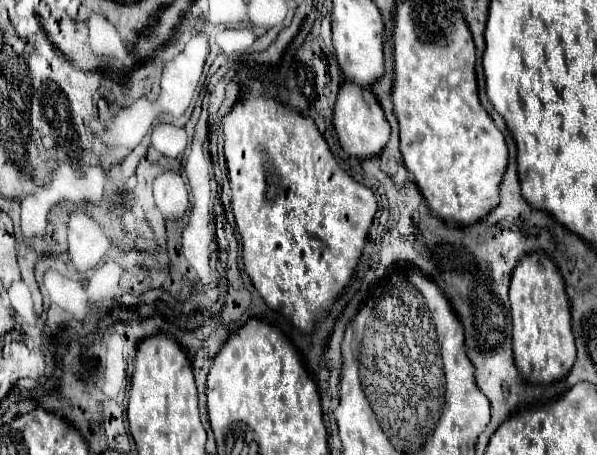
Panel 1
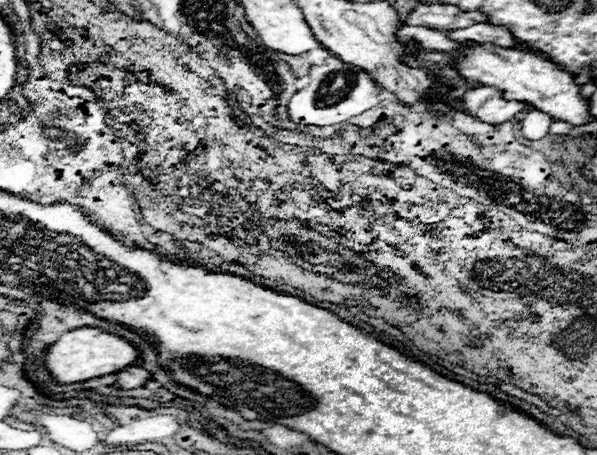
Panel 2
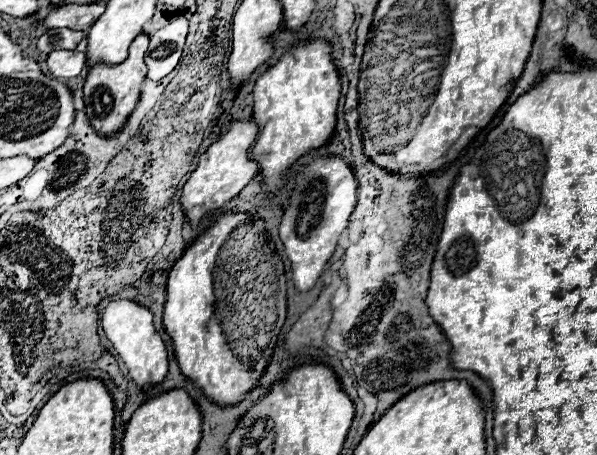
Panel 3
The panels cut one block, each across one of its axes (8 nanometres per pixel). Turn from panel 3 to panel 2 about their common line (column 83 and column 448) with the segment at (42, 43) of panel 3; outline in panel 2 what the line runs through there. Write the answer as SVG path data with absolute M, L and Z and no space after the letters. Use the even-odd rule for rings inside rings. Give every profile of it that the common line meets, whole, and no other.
M478 22L472 24L468 28L462 30L450 30L446 32L448 40L452 42L478 42L478 44L496 44L496 46L512 46L516 42L516 38L512 36L510 30L502 28L502 26L492 26L488 22Z

